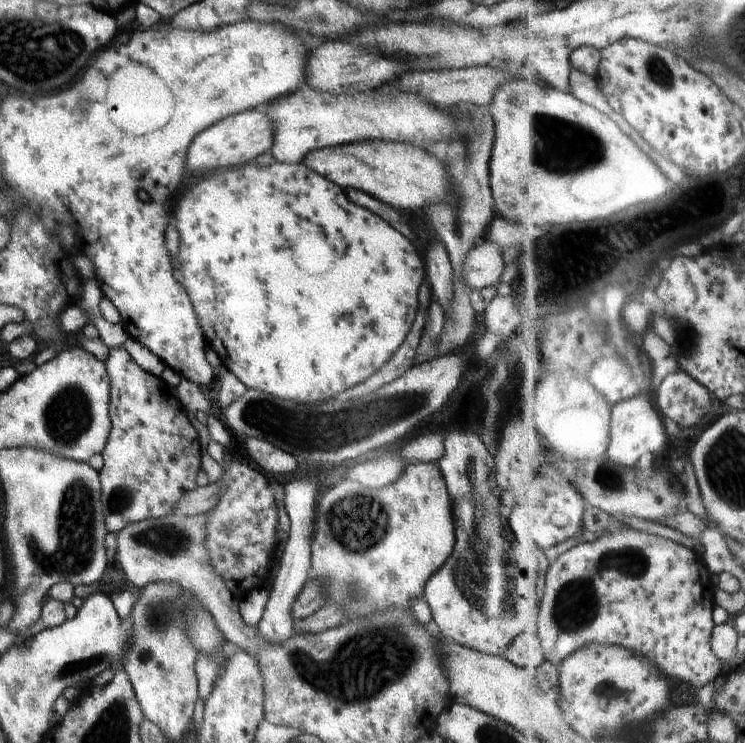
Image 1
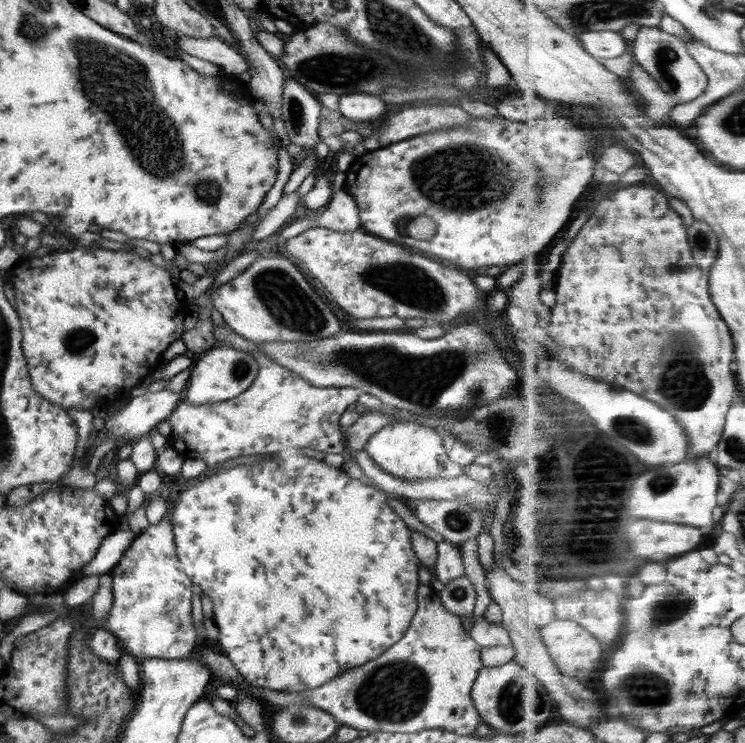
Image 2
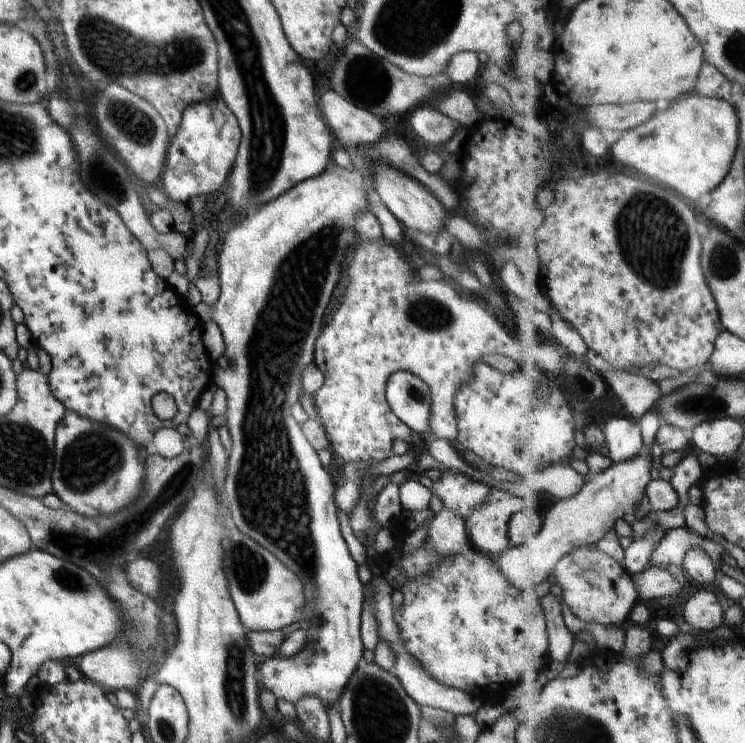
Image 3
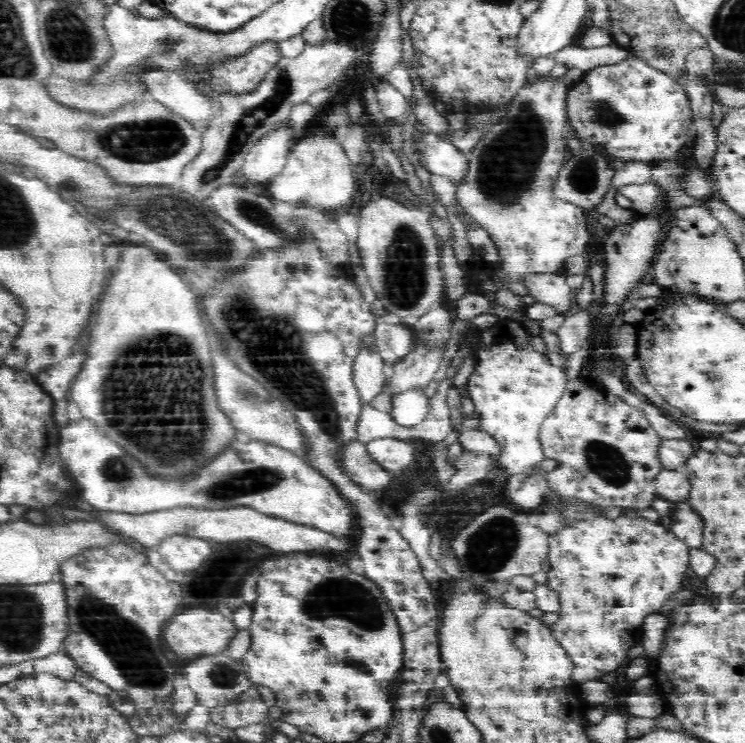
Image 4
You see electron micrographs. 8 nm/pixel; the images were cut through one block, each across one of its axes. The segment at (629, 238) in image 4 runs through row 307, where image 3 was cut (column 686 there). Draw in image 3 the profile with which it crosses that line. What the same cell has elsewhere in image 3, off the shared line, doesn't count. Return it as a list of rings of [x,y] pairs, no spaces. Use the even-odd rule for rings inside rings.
[[[700,589],[693,595],[685,606],[684,617],[696,630],[716,630],[724,626],[725,614],[720,598],[713,591]]]

